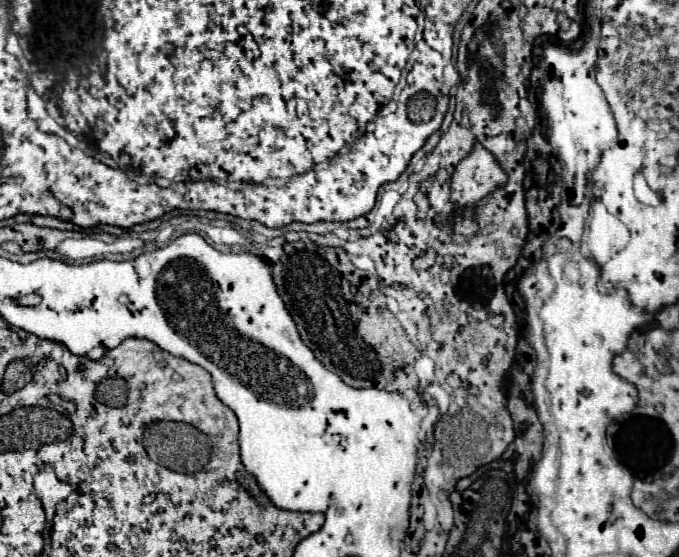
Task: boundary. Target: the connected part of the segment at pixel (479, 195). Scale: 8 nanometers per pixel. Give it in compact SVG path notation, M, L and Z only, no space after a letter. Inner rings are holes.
M479 142L473 150L455 166L451 174L451 202L455 204L453 216L463 210L473 210L479 200L489 196L493 190L505 186L507 174Z

